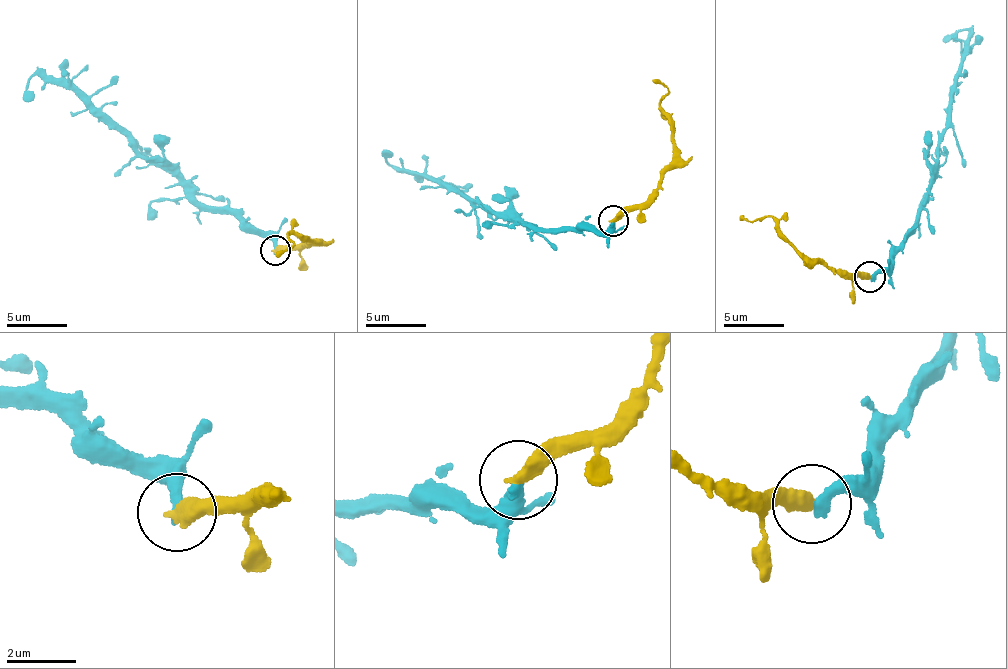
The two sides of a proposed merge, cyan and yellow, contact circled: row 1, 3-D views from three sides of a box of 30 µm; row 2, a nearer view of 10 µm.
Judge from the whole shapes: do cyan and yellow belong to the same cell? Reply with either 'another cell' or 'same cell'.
same cell

